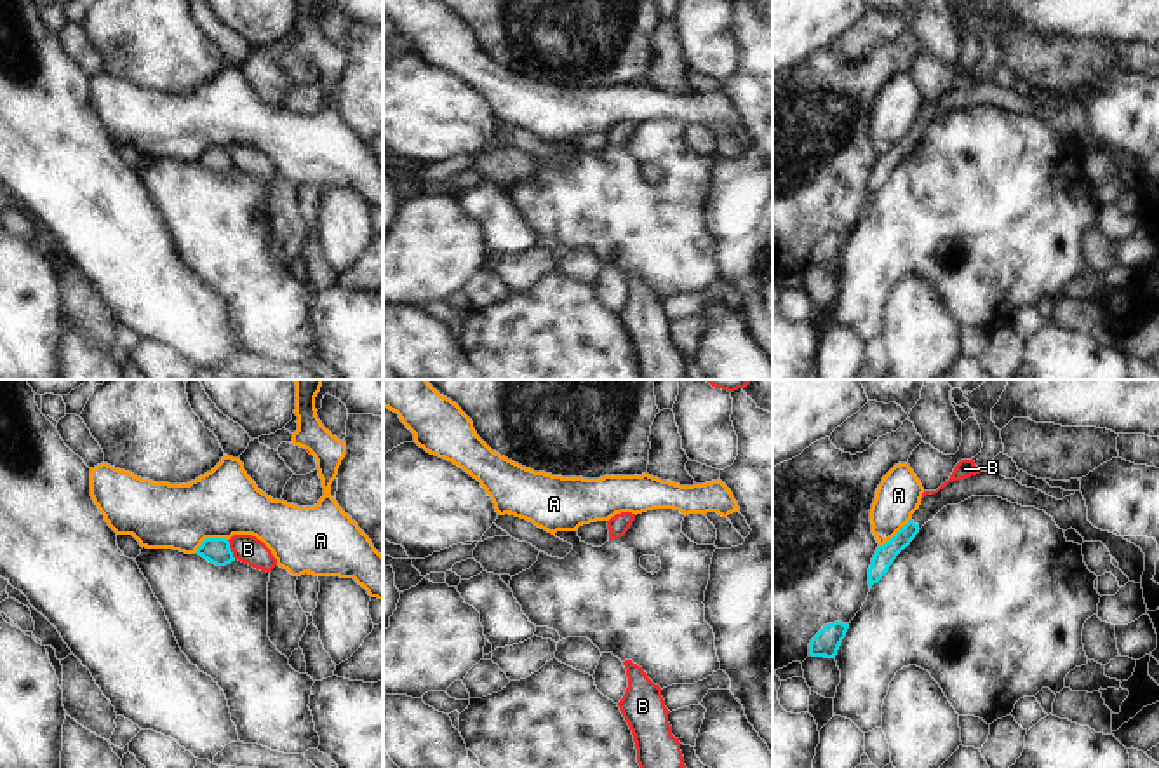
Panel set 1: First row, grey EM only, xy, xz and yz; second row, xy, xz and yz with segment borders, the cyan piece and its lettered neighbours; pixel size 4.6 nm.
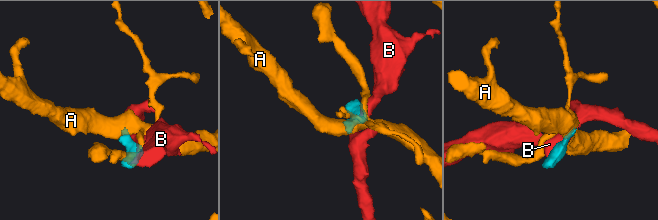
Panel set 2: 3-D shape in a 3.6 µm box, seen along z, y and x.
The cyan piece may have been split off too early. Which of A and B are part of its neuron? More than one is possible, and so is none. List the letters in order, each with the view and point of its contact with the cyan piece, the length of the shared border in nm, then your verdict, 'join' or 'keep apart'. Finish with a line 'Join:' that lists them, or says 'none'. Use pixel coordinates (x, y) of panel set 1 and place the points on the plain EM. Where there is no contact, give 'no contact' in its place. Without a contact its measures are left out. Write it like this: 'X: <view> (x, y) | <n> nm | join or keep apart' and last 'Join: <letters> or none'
A: xy (209, 148) | 170 nm | keep apart
B: xy (230, 159) | 100 nm | keep apart
Join: none

